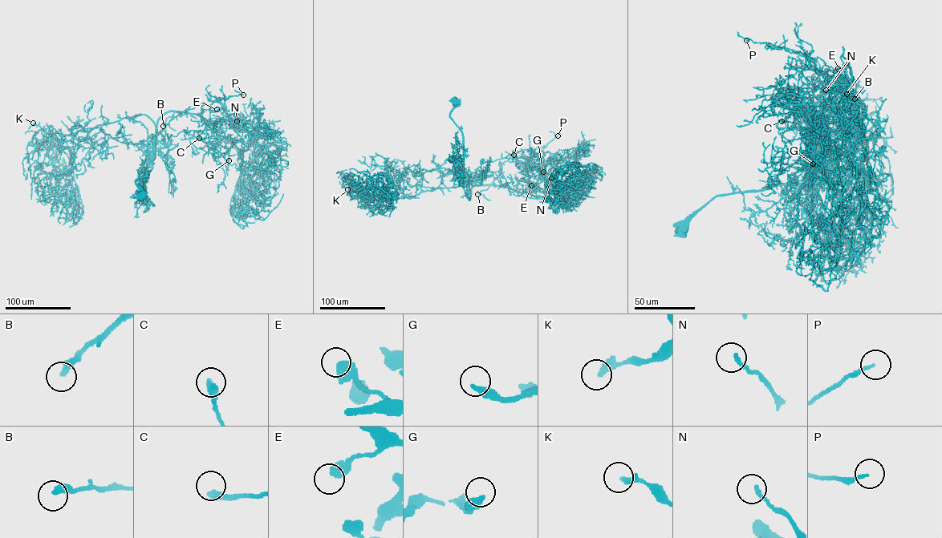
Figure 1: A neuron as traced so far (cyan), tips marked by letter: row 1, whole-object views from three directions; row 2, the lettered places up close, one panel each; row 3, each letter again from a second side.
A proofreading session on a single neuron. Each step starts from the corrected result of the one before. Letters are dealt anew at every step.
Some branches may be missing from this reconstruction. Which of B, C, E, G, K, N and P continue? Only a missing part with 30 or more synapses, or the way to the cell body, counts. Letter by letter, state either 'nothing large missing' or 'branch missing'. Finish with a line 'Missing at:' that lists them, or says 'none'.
B: branch missing
C: nothing large missing
E: nothing large missing
G: branch missing
K: nothing large missing
N: nothing large missing
P: nothing large missing
Missing at: B, G

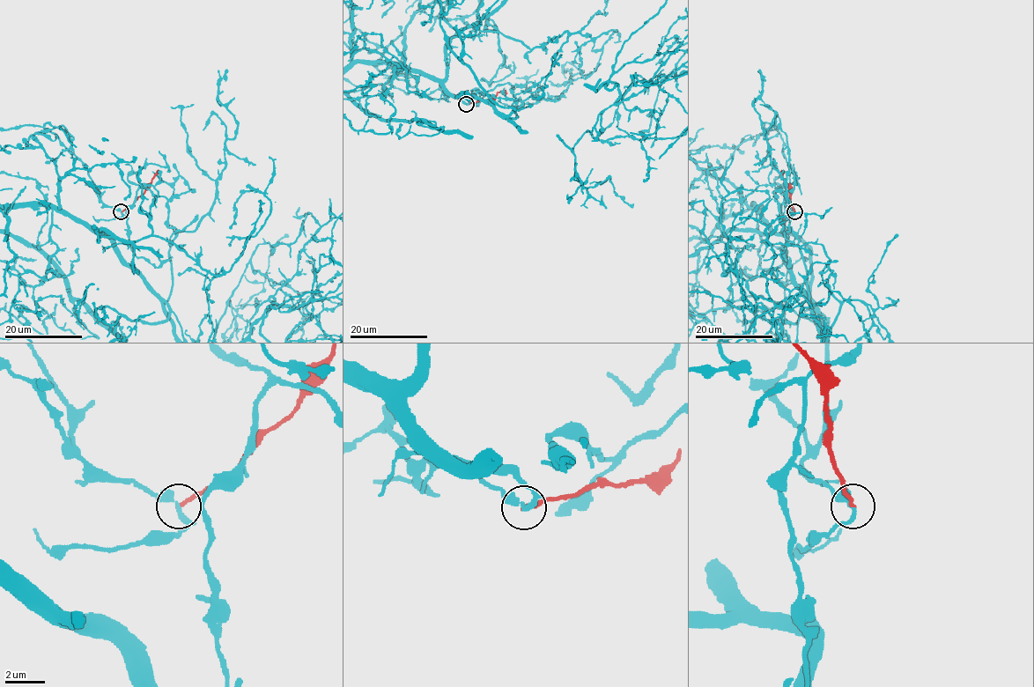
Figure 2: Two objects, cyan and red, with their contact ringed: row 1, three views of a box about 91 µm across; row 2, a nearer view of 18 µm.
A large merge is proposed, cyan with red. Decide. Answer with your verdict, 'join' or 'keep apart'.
keep apart

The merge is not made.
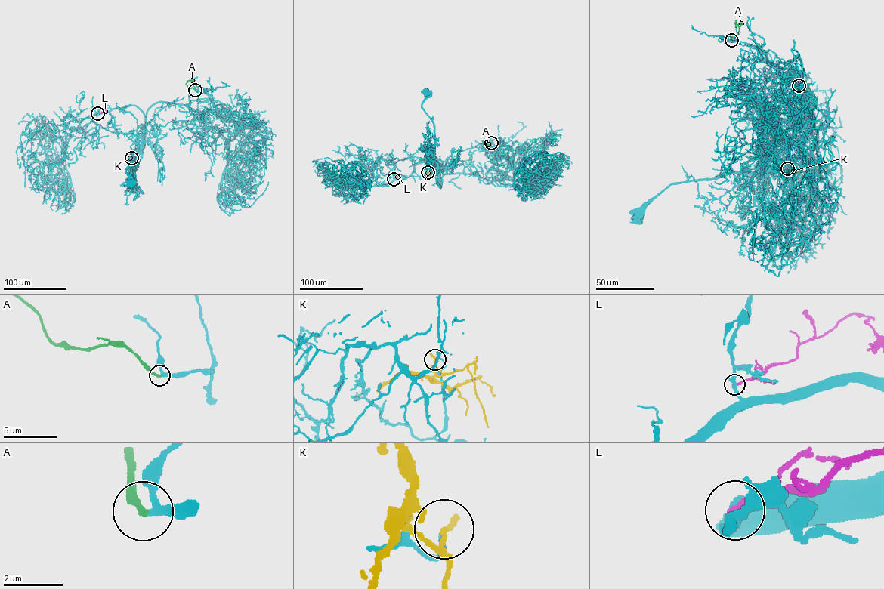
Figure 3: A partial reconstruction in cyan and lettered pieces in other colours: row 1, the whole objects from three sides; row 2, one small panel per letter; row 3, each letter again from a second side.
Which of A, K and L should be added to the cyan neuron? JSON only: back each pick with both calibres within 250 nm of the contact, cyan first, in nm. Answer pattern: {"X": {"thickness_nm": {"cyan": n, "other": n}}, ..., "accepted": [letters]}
{"A": {"thickness_nm": {"cyan": 200, "other": 220}}, "accepted": ["A"]}

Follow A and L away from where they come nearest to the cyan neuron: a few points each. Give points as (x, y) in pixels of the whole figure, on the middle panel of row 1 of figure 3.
A: (491, 143), (482, 146), (486, 149), (491, 144)
L: (394, 179), (400, 174), (403, 177)

